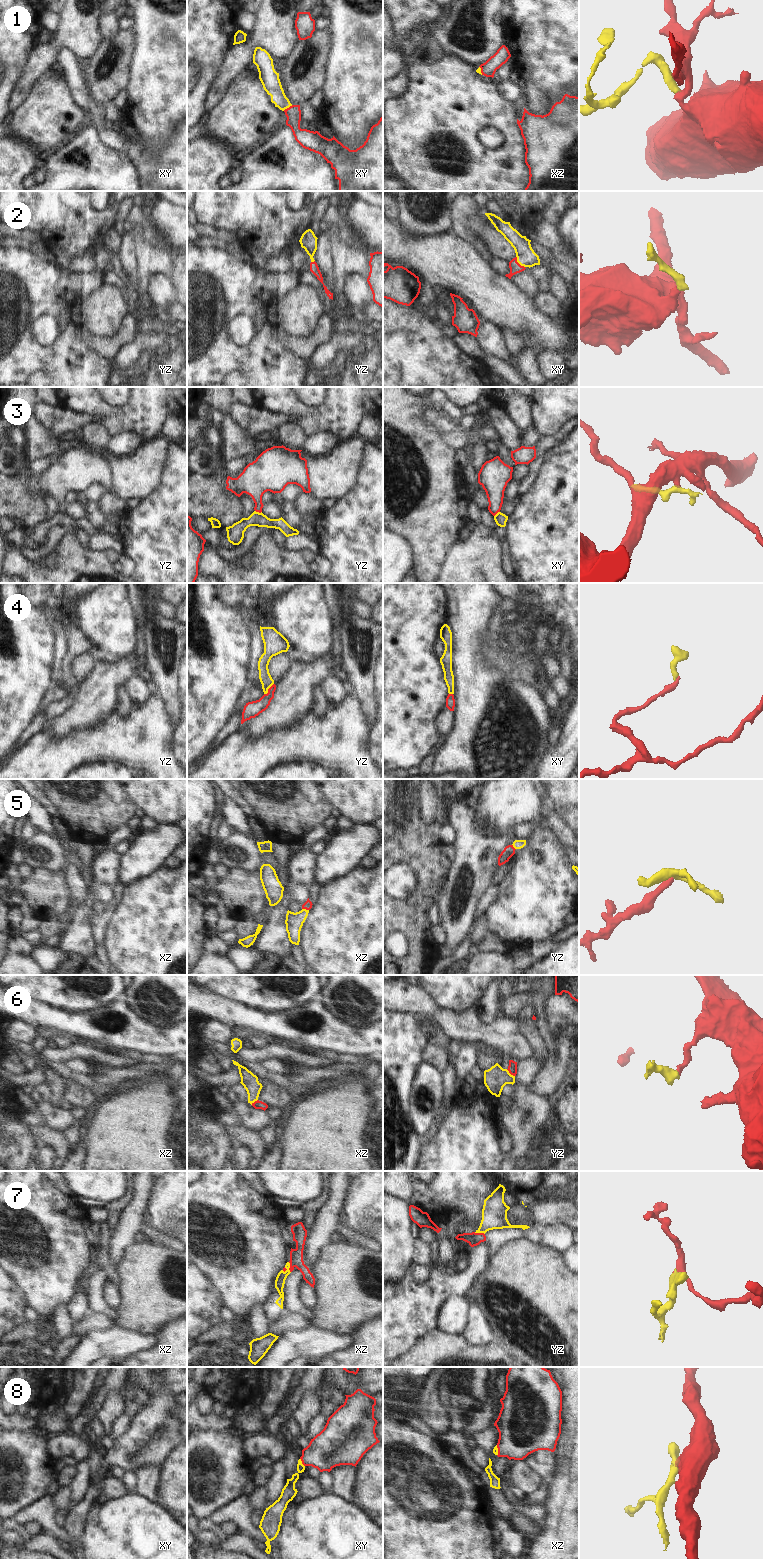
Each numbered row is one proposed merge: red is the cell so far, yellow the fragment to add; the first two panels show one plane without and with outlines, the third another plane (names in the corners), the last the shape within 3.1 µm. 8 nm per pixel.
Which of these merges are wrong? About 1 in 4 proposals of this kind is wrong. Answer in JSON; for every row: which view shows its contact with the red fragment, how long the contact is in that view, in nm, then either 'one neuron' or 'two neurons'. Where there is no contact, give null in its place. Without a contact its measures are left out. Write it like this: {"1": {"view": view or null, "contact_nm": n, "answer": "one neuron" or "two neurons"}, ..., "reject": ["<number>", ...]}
{"1": {"view": "xy", "contact_nm": 90, "answer": "one neuron"}, "2": {"view": "xy", "contact_nm": 120, "answer": "one neuron"}, "3": {"view": "yz", "contact_nm": 60, "answer": "two neurons"}, "4": {"view": "yz", "contact_nm": 120, "answer": "one neuron"}, "5": {"view": "xz", "contact_nm": 60, "answer": "one neuron"}, "6": {"view": "yz", "contact_nm": 90, "answer": "one neuron"}, "7": {"view": "xz", "contact_nm": 100, "answer": "one neuron"}, "8": {"view": "xy", "contact_nm": 80, "answer": "one neuron"}, "reject": ["3"]}

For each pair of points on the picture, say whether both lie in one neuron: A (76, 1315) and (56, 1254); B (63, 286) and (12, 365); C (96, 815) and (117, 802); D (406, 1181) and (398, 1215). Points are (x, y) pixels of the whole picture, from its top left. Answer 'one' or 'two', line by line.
A: two
B: one
C: one
D: two

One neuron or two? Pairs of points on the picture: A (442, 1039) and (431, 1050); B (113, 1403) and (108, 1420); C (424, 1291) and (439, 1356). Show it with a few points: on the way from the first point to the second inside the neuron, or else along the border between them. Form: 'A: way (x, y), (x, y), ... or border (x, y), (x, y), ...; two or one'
A: border (438, 1044), (446, 1049); two
B: way (111, 1407), (108, 1416); one
C: border (436, 1328), (424, 1335), (414, 1345); two

